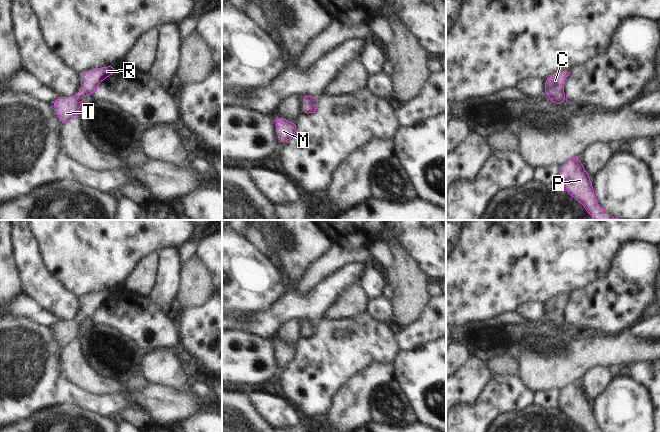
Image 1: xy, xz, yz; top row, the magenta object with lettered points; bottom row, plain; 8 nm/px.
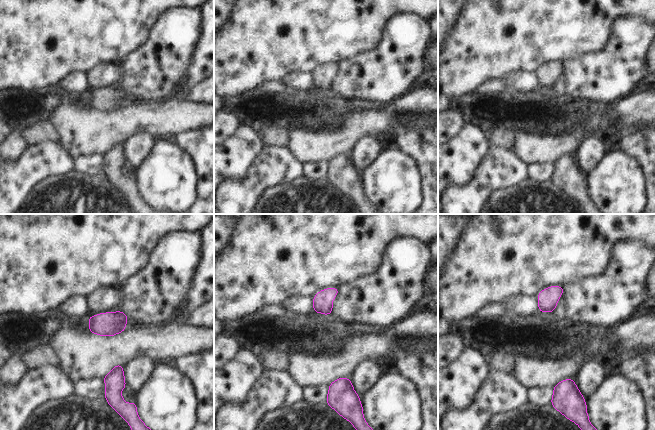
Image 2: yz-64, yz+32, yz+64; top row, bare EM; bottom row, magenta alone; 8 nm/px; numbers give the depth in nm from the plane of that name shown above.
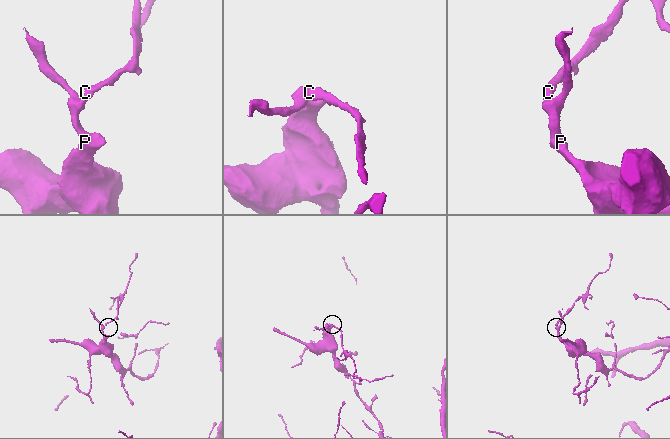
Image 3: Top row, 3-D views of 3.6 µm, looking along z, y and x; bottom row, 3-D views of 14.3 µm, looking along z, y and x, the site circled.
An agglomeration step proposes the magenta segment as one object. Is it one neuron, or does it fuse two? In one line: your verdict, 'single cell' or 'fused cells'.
single cell

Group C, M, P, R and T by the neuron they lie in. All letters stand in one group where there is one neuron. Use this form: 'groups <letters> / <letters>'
groups C M P R T

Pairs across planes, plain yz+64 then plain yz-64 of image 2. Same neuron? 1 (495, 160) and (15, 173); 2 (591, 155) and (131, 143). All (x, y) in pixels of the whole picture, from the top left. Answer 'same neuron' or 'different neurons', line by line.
1: same neuron
2: same neuron

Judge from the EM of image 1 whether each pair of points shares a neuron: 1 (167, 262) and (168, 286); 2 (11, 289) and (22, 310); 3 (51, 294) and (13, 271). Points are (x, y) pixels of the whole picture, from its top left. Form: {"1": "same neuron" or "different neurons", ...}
{"1": "same neuron", "2": "different neurons", "3": "different neurons"}

